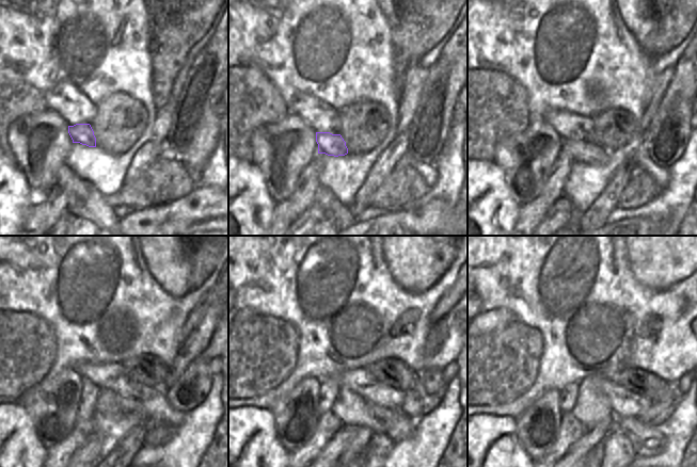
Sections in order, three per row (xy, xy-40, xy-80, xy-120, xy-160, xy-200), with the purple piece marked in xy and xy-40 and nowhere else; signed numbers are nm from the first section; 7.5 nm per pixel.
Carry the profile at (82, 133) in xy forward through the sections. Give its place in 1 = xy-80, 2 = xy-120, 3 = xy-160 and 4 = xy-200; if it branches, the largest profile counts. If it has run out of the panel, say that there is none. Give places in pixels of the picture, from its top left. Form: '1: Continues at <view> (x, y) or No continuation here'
1: Continues at xy-80 (585, 151)
2: Continues at xy-120 (127, 403)
3: Continues at xy-160 (397, 427)
4: Continues at xy-200 (647, 440)

